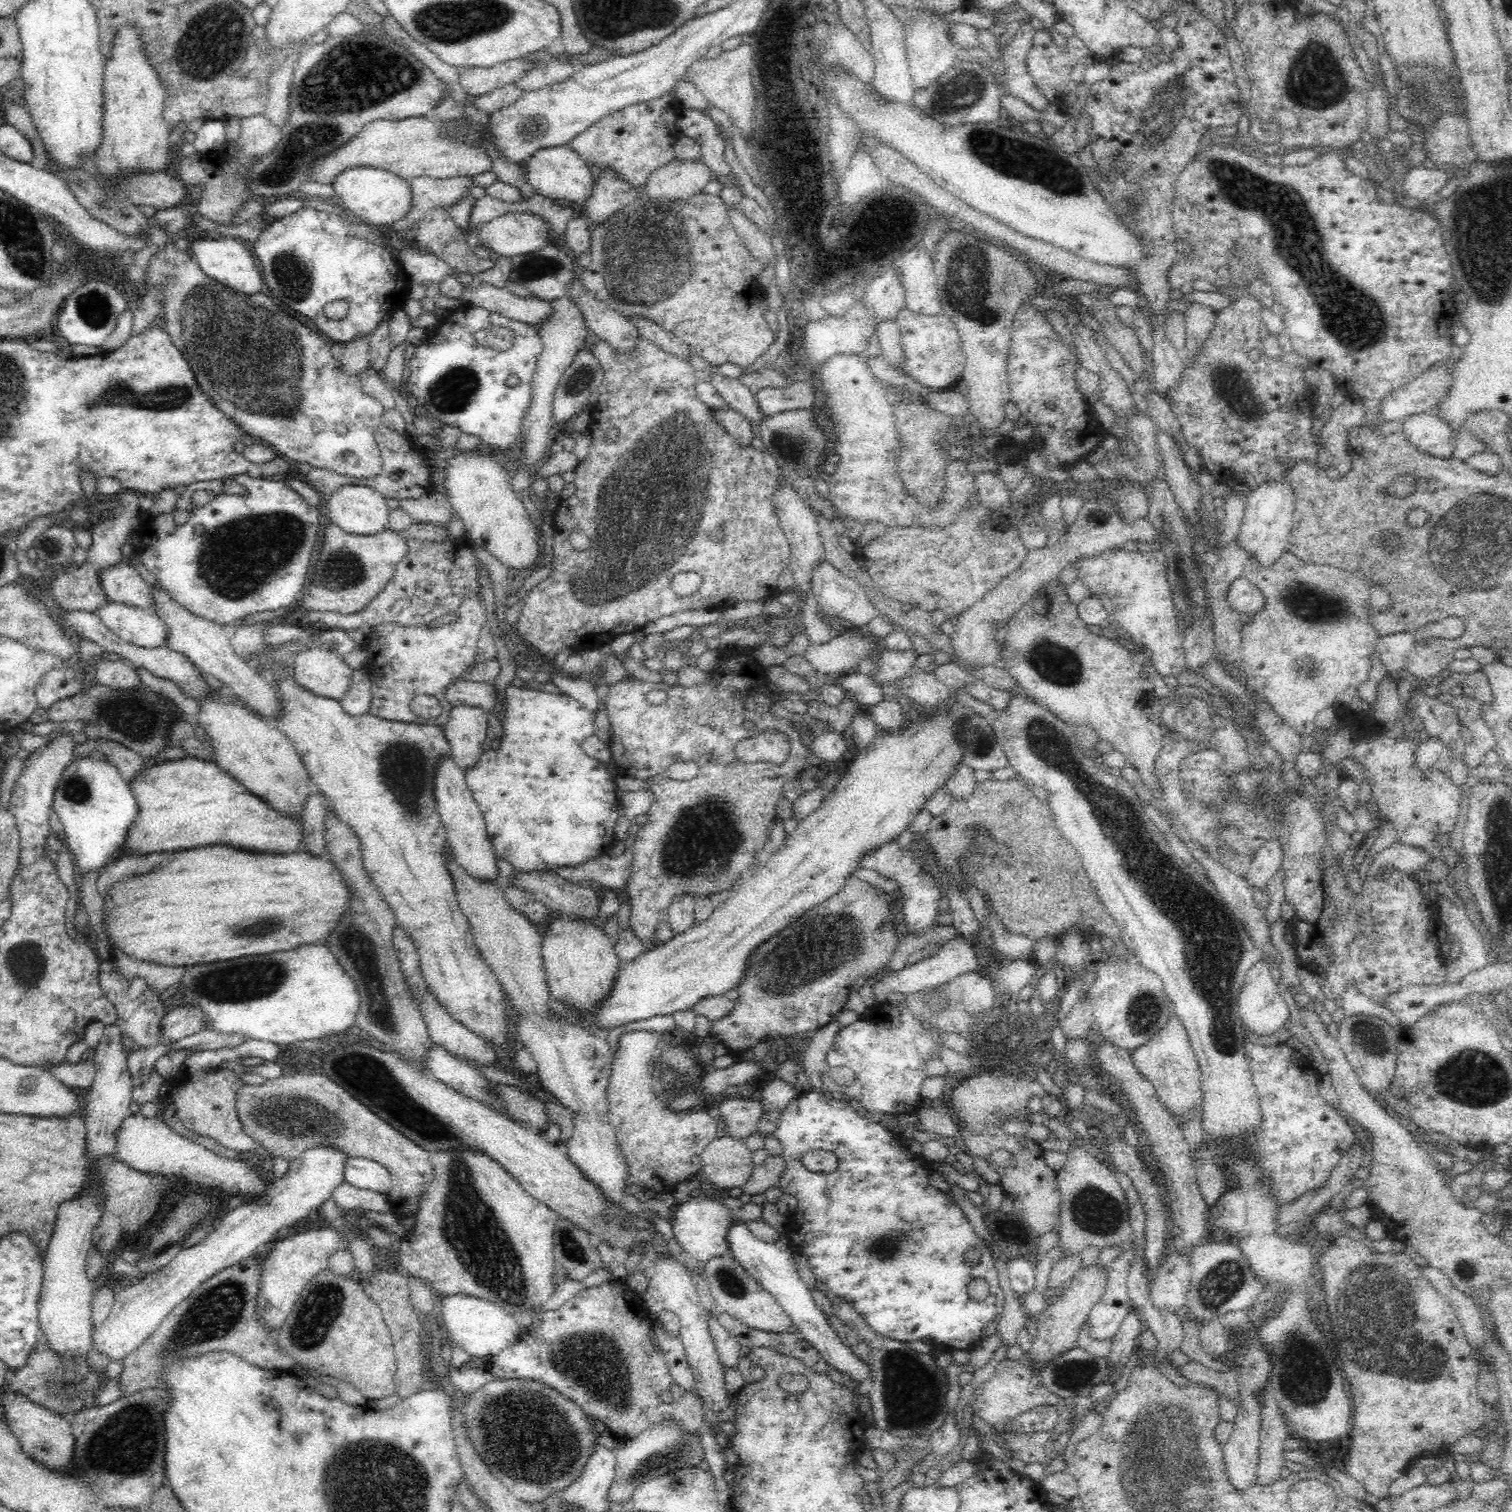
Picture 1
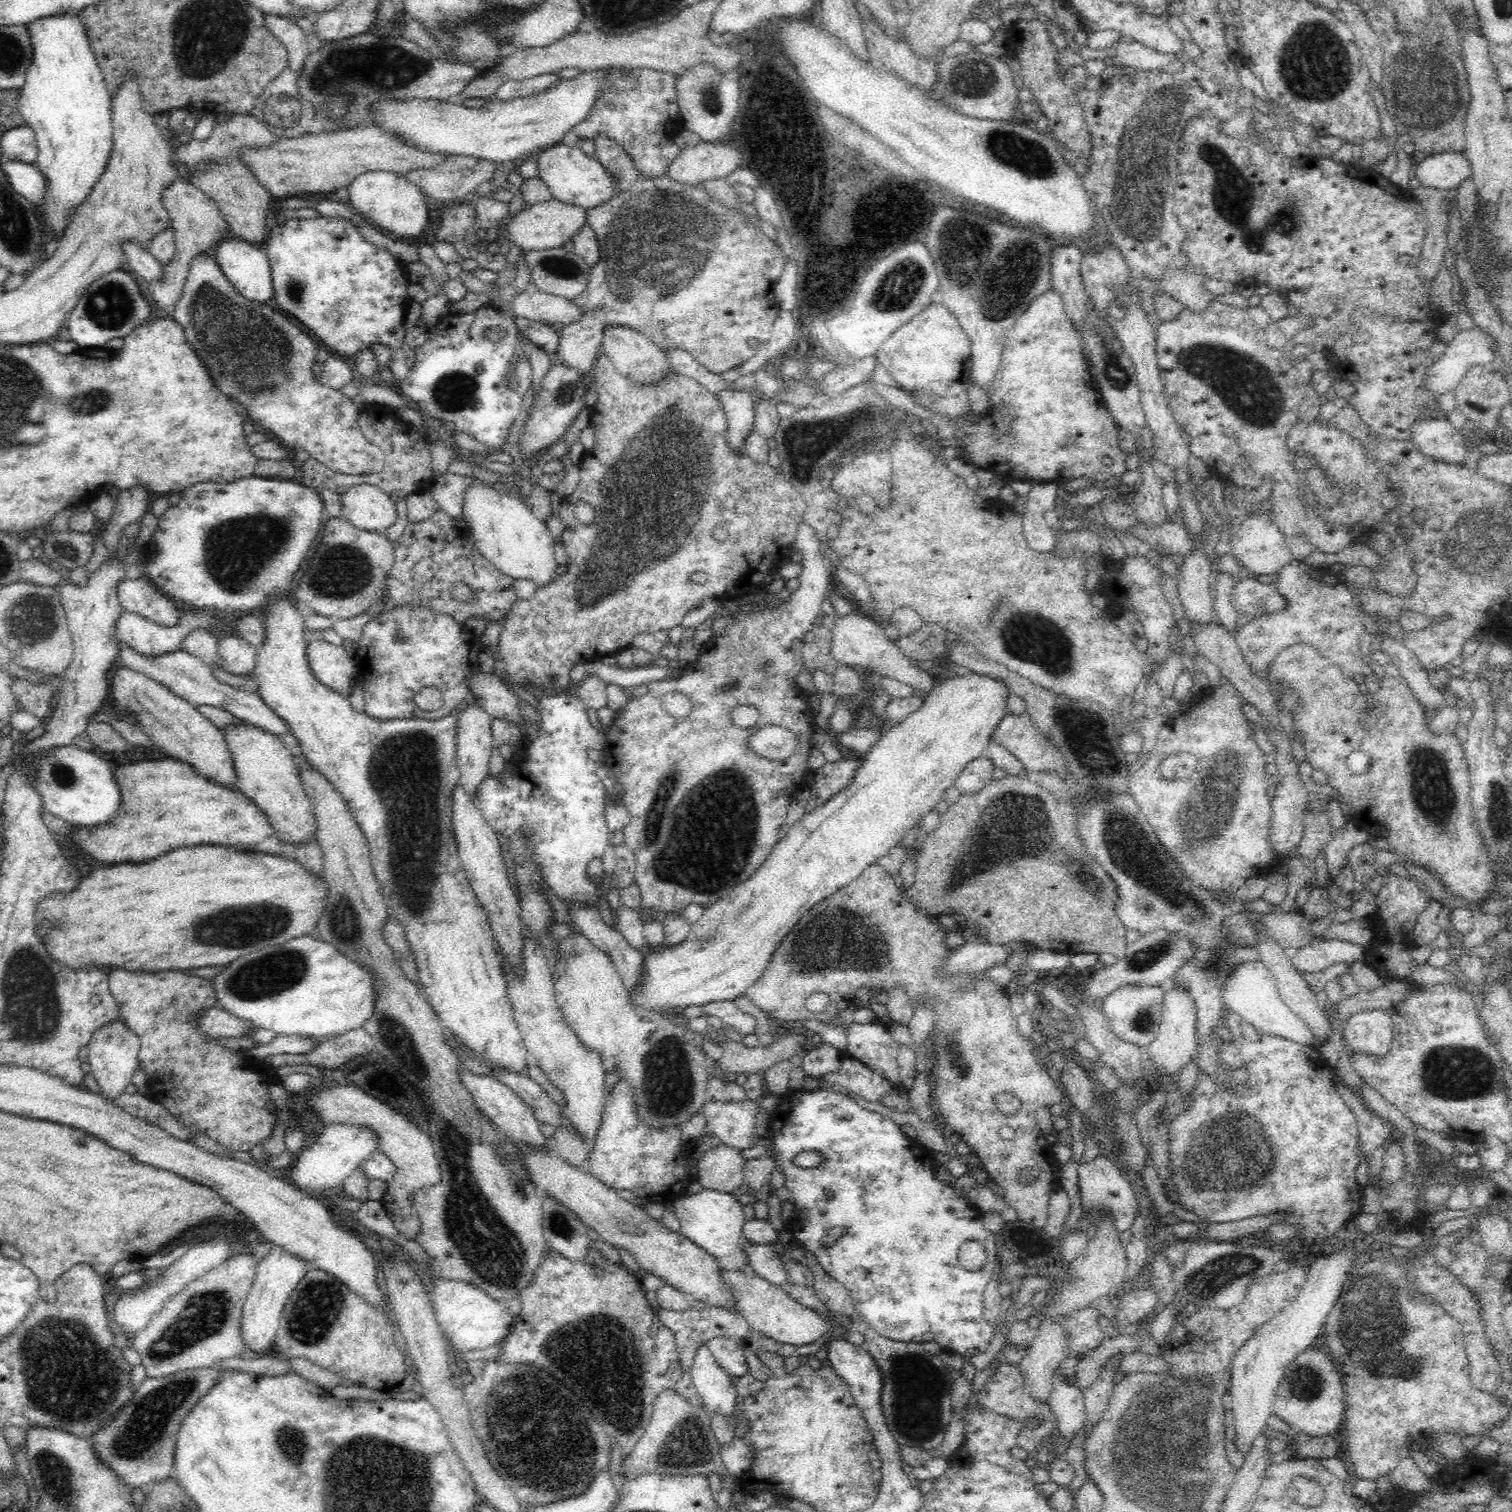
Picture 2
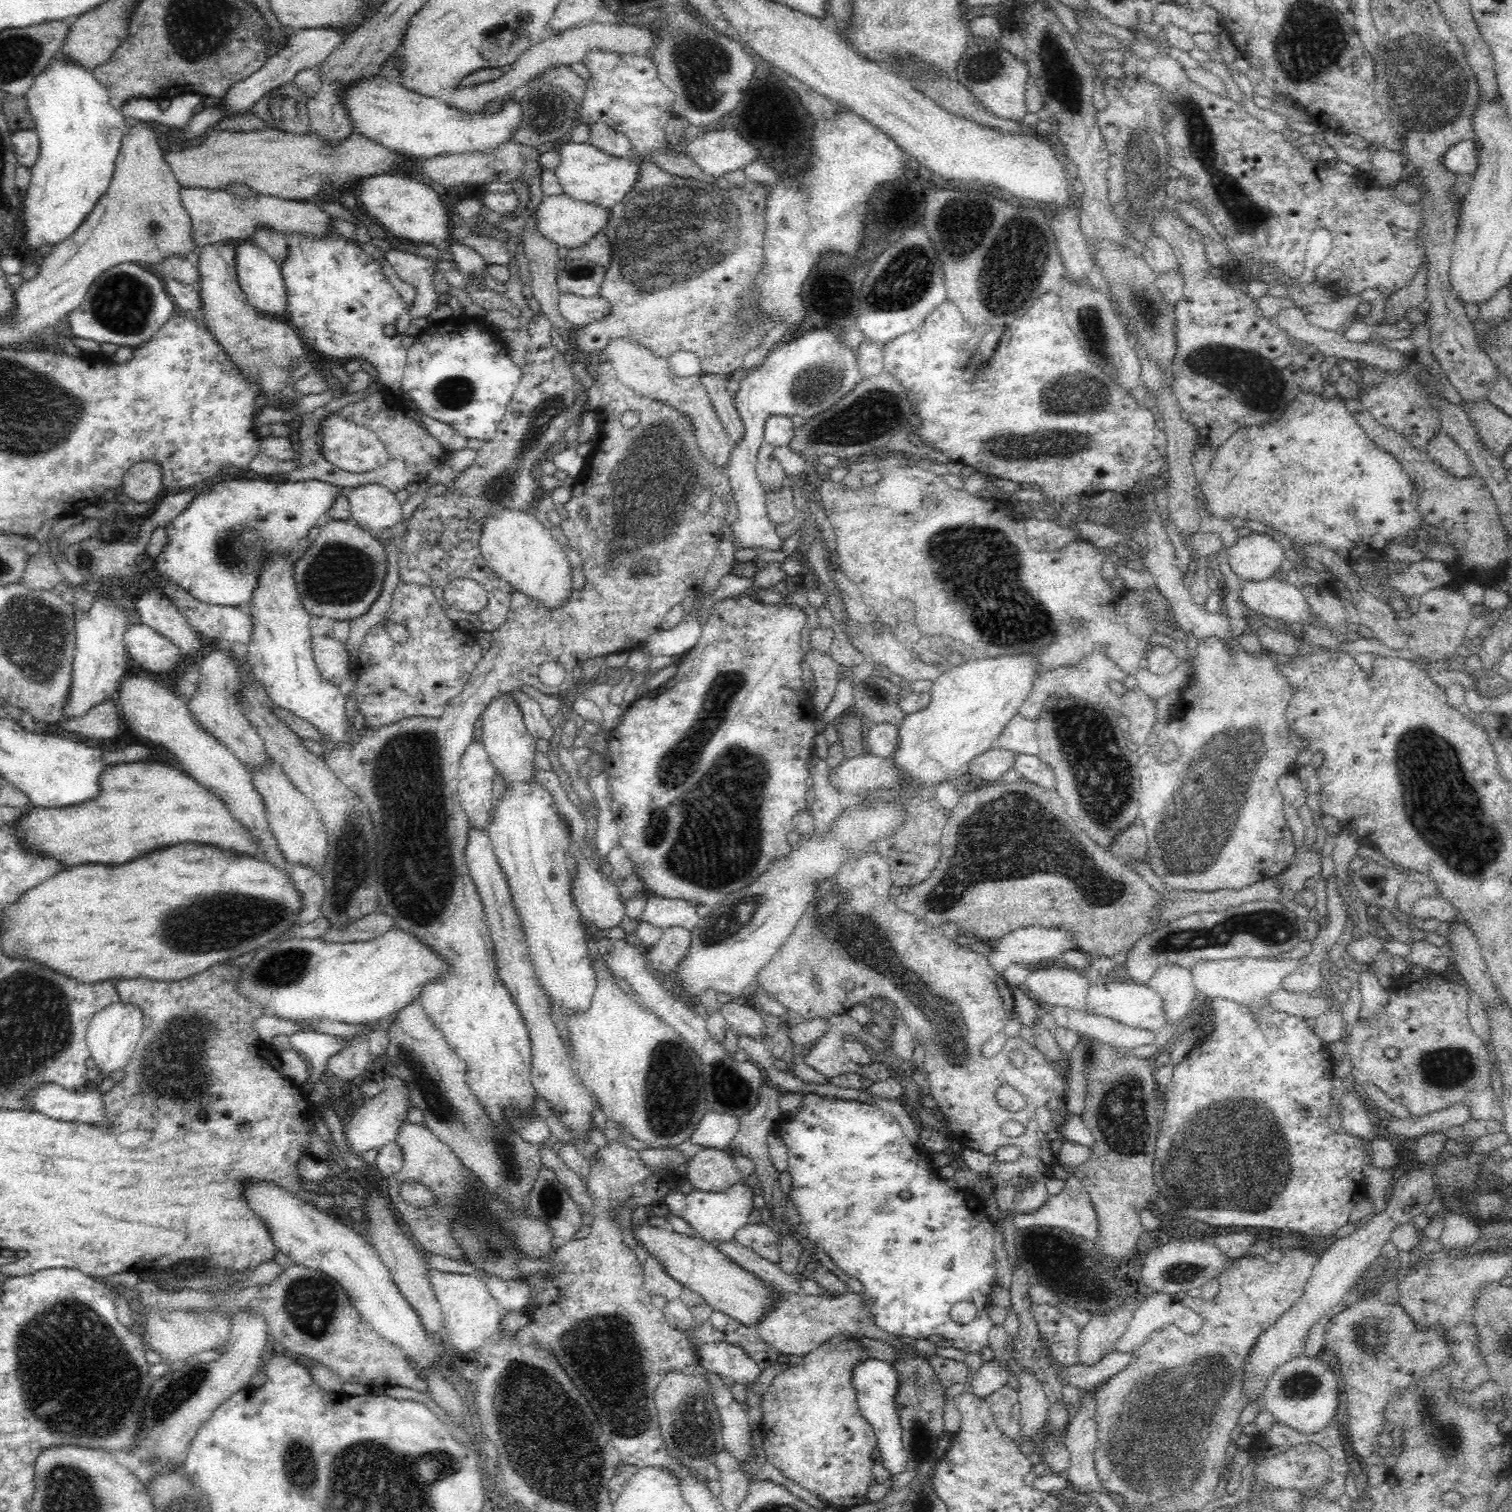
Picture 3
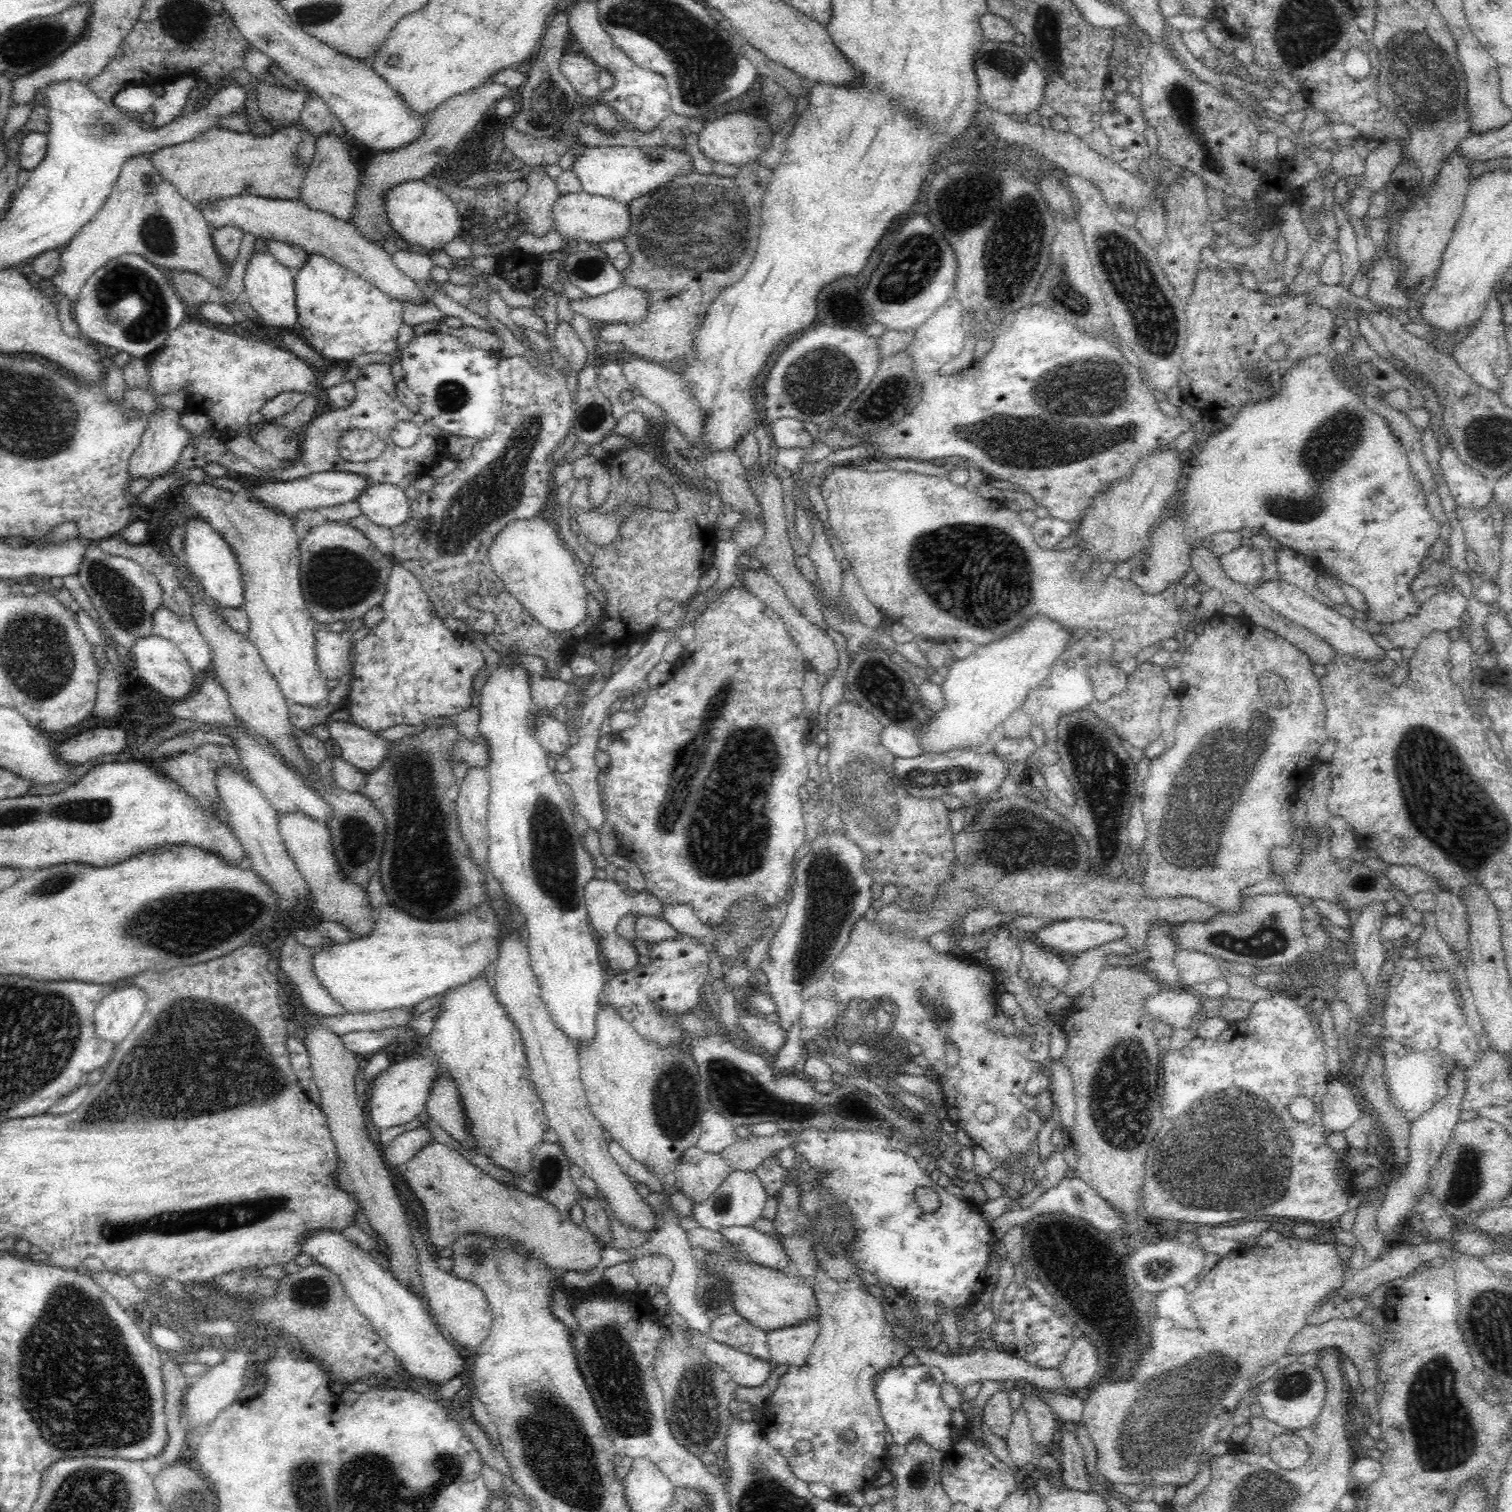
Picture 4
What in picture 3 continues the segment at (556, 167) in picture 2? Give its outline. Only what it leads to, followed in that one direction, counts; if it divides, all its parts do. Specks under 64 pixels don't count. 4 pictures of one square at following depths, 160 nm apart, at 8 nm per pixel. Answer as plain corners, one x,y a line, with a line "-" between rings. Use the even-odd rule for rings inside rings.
568,141
566,144
562,144
558,151
560,151
560,163
553,172
558,183
562,185
562,193
574,200
610,209
618,204
630,192
634,182
638,181
640,160
636,157
625,160
607,156
605,152
600,151
589,142

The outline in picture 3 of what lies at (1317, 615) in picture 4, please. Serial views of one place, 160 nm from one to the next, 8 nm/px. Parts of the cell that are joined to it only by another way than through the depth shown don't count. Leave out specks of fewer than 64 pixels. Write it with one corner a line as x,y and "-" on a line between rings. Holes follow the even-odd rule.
1272,578
1259,582
1243,582
1239,599
1250,610
1269,618
1298,624
1312,624
1316,620
1316,613
1310,609
1302,591
1288,582
1280,582

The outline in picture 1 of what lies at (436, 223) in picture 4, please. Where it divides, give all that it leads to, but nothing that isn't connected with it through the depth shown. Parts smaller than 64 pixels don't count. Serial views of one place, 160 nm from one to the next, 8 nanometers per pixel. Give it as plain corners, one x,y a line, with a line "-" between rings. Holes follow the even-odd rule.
355,167
340,172
332,182
334,200
355,219
368,225
392,224
404,218
412,204
412,193
409,181
396,176
392,172
373,167

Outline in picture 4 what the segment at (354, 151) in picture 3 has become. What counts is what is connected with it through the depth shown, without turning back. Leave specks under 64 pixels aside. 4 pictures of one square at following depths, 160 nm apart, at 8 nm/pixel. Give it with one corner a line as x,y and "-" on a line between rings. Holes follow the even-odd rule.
294,125
274,130
270,135
254,134
248,131
234,132
216,126
200,133
192,140
166,148
159,148
156,152
150,153
149,156
152,163
154,163
154,167
158,169
160,176
171,182
186,200
189,200
197,207
202,200
214,202
222,196
245,193
274,199
295,199
299,198
302,181
308,174
308,170
310,170
308,163
300,163
300,160
303,159
300,152
302,142
303,136

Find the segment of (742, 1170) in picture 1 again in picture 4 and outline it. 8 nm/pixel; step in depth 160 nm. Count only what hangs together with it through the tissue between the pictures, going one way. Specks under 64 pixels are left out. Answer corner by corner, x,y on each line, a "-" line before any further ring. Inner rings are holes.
696,1145
687,1148
676,1167
676,1190
682,1192
693,1203
704,1203
705,1200
722,1184
732,1171
731,1166
721,1154
706,1152

